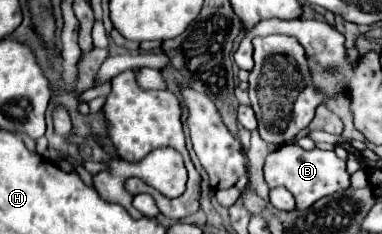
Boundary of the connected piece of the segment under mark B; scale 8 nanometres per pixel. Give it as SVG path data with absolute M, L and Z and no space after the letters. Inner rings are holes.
M290 144L282 150L274 150L268 154L266 164L264 164L264 178L270 188L288 188L294 198L296 198L296 208L306 210L310 208L316 200L330 196L338 190L346 190L350 186L350 174L346 172L346 160L338 158L336 152L326 152L326 150L302 150L298 144Z

